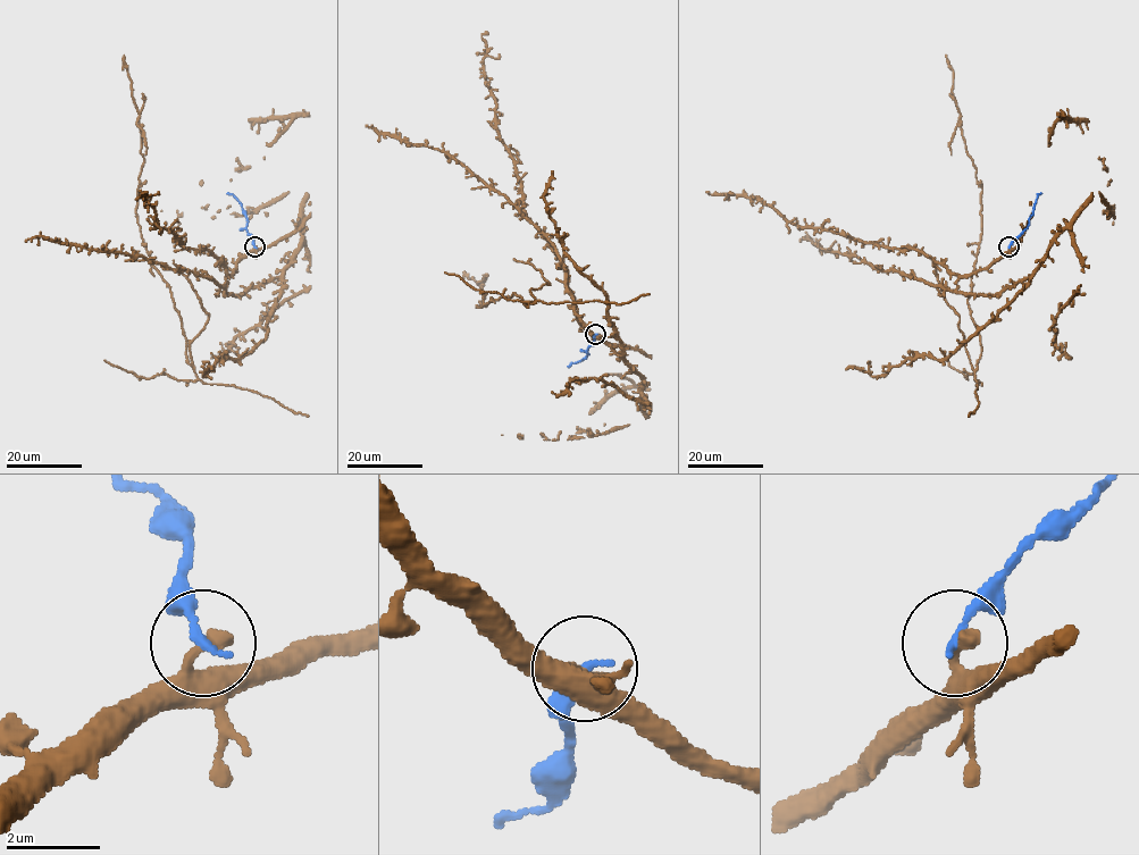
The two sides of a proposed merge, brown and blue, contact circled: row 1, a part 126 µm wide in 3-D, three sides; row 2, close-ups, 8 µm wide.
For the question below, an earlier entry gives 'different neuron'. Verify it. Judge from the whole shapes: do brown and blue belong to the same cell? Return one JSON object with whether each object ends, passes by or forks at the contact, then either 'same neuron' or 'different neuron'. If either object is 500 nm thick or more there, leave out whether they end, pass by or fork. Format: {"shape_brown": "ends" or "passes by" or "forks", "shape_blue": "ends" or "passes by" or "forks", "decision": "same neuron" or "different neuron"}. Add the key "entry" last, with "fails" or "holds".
{"shape_brown": "ends", "shape_blue": "ends", "decision": "different neuron", "entry": "holds"}

